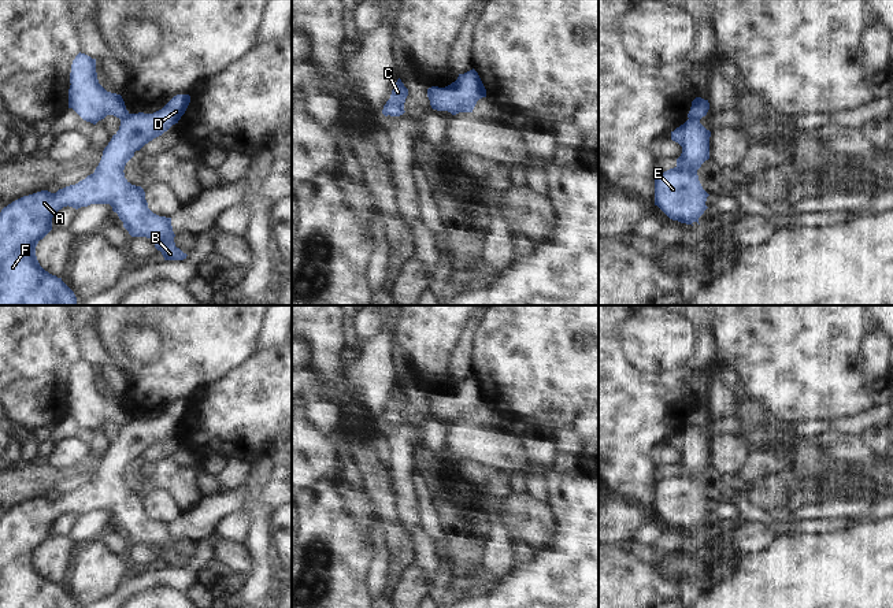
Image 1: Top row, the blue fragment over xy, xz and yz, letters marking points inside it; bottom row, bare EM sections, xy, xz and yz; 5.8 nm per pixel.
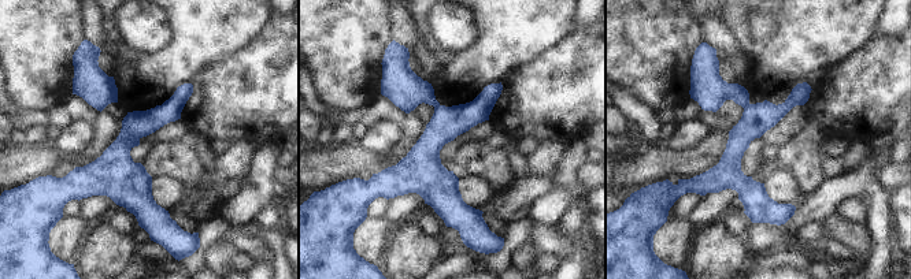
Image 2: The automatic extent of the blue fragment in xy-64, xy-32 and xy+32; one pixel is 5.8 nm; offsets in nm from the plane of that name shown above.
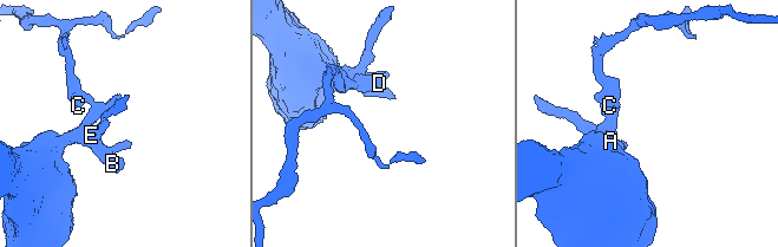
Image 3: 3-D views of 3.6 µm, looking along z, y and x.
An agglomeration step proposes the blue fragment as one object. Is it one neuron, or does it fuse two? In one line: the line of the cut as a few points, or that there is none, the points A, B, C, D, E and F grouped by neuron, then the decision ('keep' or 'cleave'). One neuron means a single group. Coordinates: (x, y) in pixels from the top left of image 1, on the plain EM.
cut in yz along (689, 425), (699, 426); A B D E F / C; cleave

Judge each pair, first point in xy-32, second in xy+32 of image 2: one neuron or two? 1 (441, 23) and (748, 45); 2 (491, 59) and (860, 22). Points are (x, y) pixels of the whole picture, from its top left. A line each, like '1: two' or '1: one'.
1: two
2: one

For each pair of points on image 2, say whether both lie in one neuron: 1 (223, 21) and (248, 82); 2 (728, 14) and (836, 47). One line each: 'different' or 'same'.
1: different
2: same

